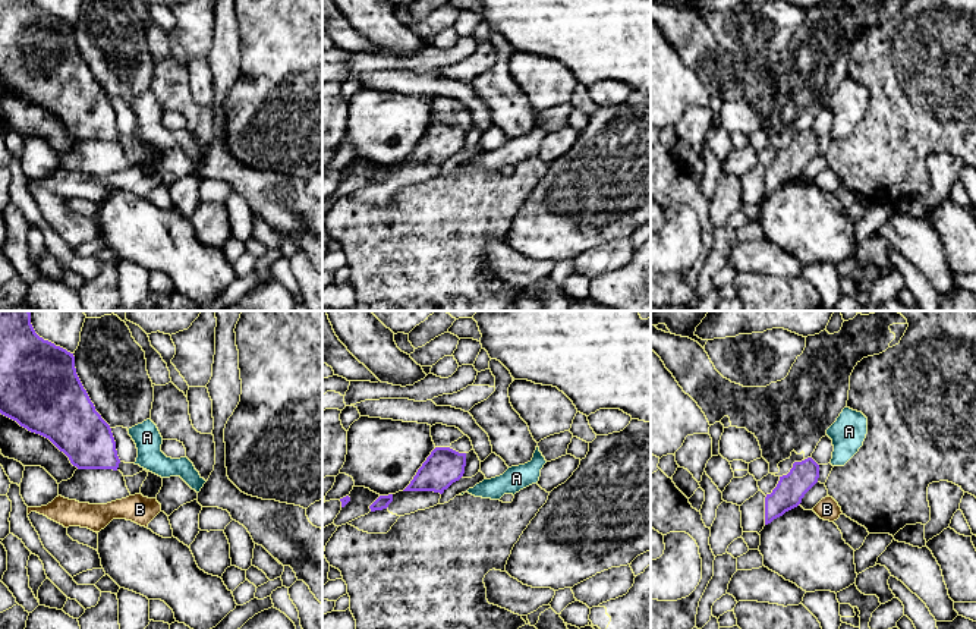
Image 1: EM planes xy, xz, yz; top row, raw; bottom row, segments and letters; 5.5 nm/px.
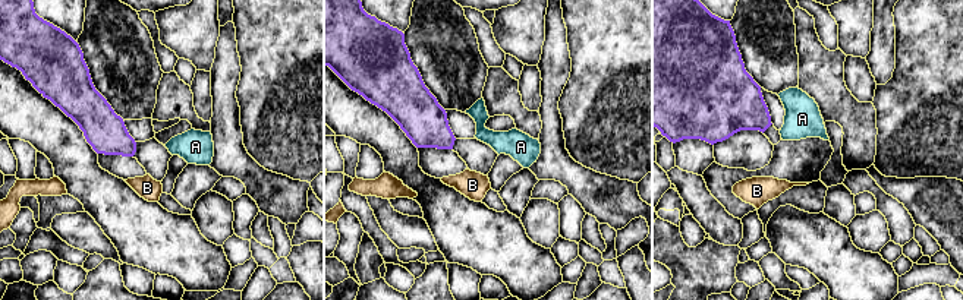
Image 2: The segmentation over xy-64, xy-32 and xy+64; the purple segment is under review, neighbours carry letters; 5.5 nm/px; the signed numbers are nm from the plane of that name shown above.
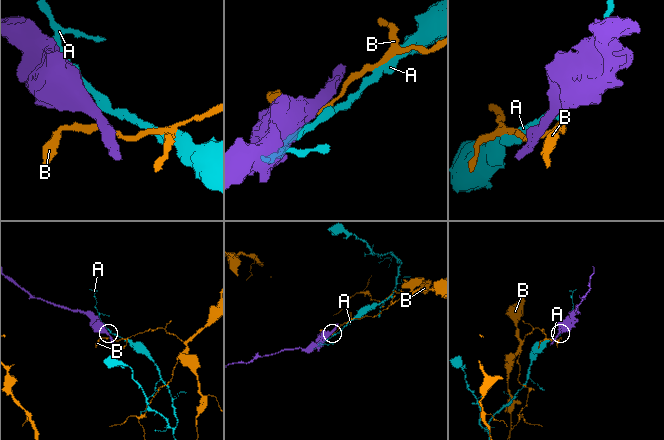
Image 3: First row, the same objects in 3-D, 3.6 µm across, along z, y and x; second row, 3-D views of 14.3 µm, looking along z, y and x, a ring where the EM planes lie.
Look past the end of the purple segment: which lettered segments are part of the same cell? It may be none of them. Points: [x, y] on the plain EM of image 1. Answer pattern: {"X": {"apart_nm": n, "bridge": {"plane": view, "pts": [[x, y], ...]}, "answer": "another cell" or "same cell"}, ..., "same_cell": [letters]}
{"A": {"apart_nm": 70, "bridge": {"plane": "yz", "pts": [[818, 137], [831, 135]]}, "answer": "another cell"}, "B": {"apart_nm": 80, "bridge": {"plane": "yz", "pts": [[800, 173], [814, 179]]}, "answer": "another cell"}, "same_cell": []}

